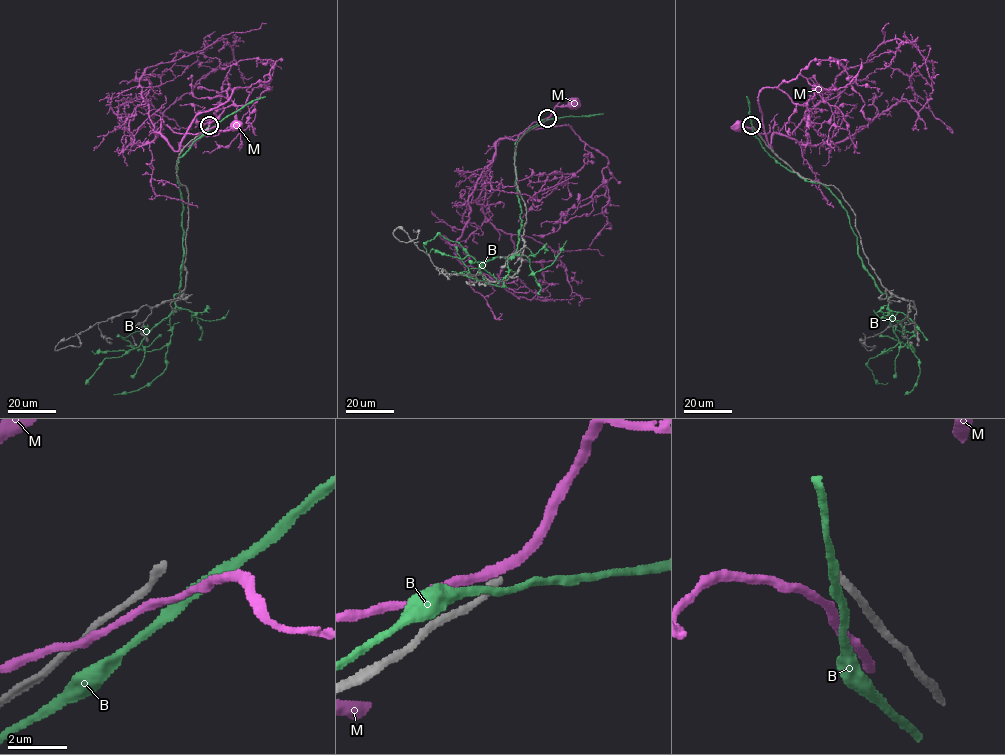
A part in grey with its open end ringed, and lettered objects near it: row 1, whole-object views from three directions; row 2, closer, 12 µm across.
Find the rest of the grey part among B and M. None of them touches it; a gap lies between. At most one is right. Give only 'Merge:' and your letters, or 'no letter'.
Merge: no letter

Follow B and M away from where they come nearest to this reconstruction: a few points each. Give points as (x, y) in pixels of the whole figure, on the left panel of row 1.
B: (211, 127), (178, 159), (183, 254), (175, 310), (138, 347), (120, 356), (105, 358), (89, 383)
M: (210, 128), (232, 130), (235, 125)

